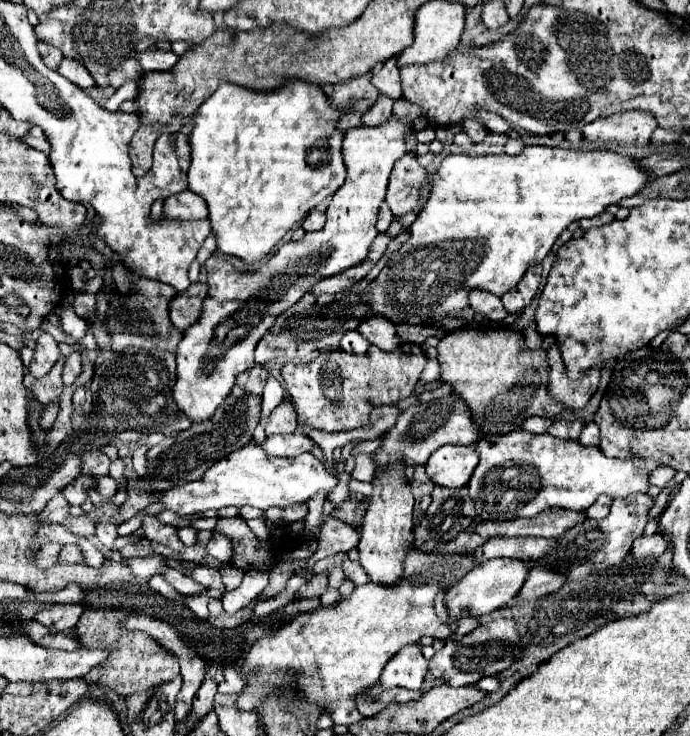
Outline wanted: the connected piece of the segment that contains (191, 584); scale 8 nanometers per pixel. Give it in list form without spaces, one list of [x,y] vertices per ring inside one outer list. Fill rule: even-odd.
[[[168,569],[168,571],[164,573],[164,577],[166,577],[166,581],[168,581],[176,591],[180,591],[180,593],[184,593],[184,595],[200,595],[200,593],[208,591],[204,585],[196,583],[192,577],[182,575],[182,573],[176,571],[176,569]]]

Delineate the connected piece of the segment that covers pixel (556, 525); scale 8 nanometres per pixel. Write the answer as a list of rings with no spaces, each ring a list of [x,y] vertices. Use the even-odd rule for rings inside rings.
[[[546,509],[536,517],[528,519],[514,519],[514,521],[486,521],[474,527],[476,533],[482,537],[516,537],[516,535],[532,535],[532,537],[560,537],[568,529],[576,527],[578,523],[586,521],[584,511],[570,511],[570,509]]]

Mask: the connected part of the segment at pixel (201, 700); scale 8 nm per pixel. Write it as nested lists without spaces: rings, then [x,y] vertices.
[[[206,675],[200,691],[196,693],[196,699],[194,699],[194,711],[192,711],[192,719],[202,719],[210,709],[212,709],[212,703],[214,703],[214,695],[218,691],[218,683],[214,679],[210,679]]]

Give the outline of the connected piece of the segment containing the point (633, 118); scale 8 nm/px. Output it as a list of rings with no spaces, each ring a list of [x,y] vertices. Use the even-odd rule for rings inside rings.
[[[622,111],[608,117],[598,117],[590,125],[582,127],[582,135],[588,141],[612,141],[620,145],[648,145],[652,133],[658,129],[658,121],[646,111]]]

